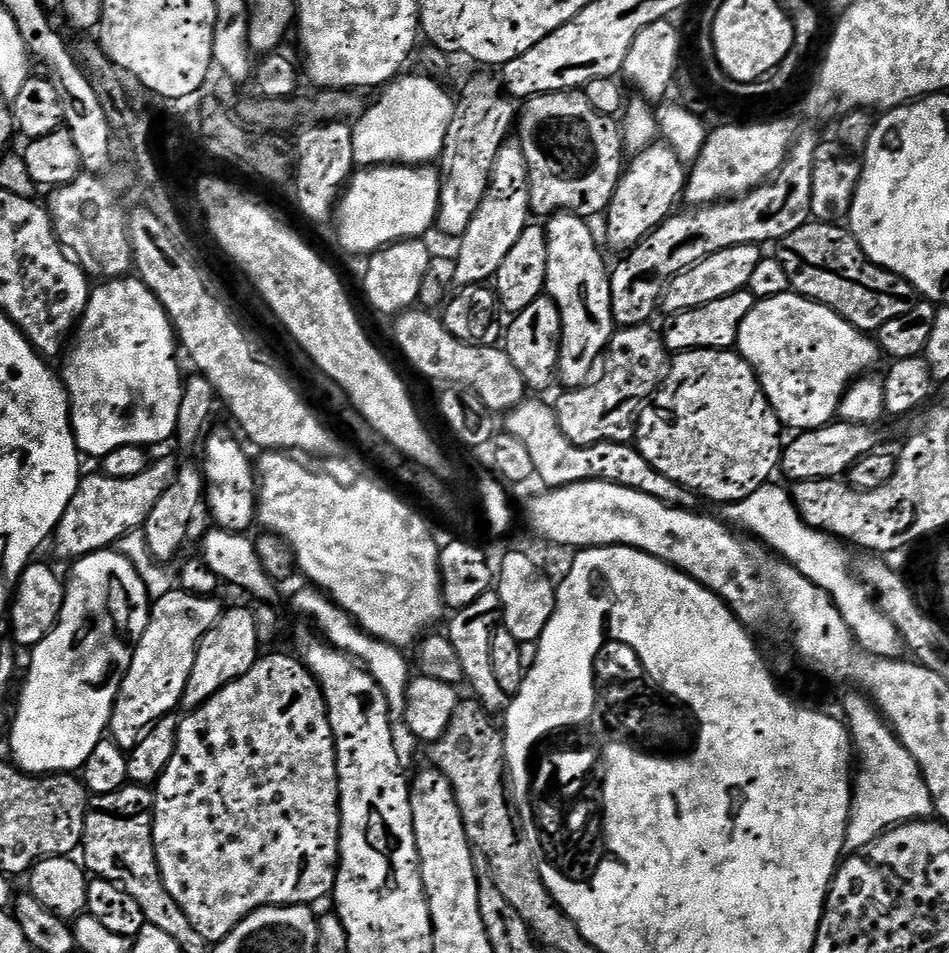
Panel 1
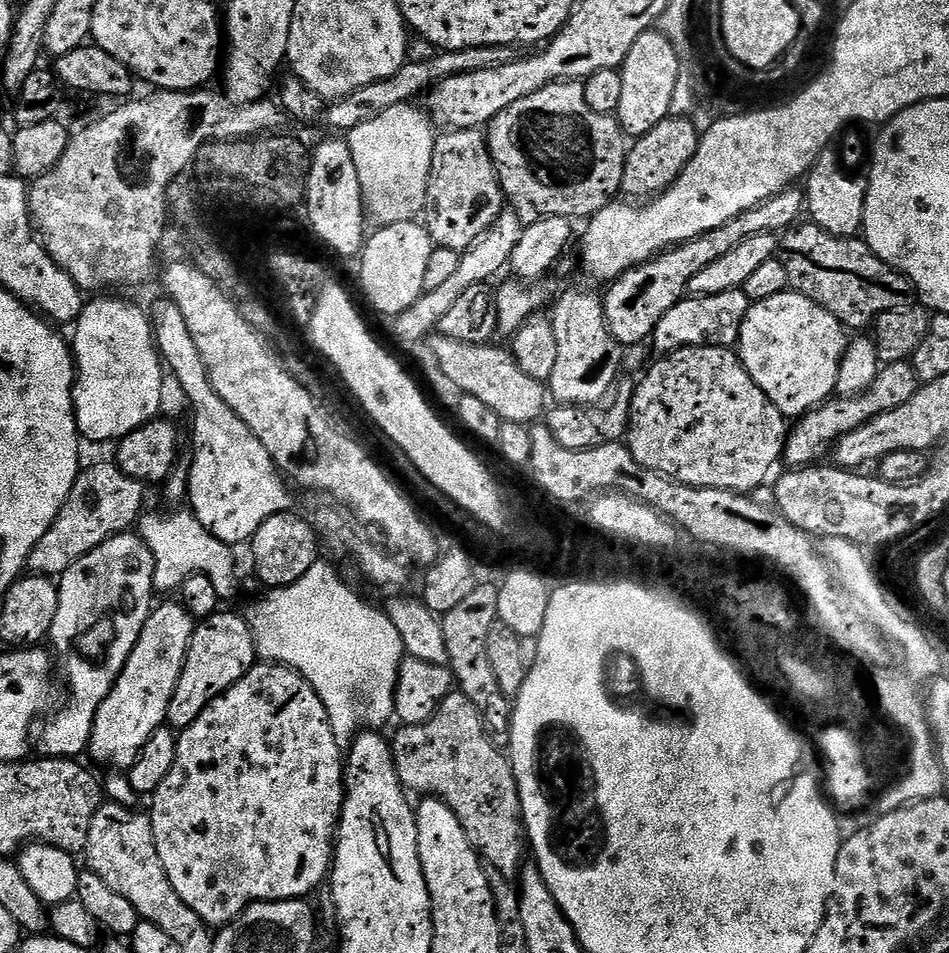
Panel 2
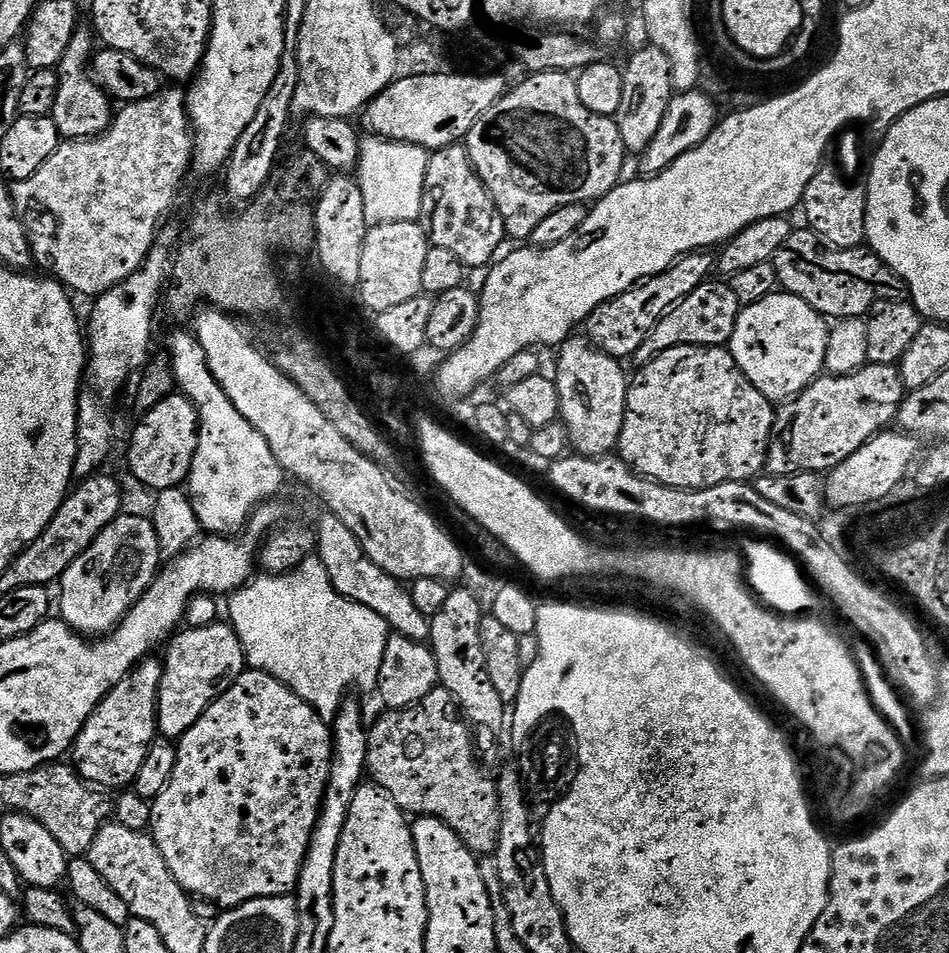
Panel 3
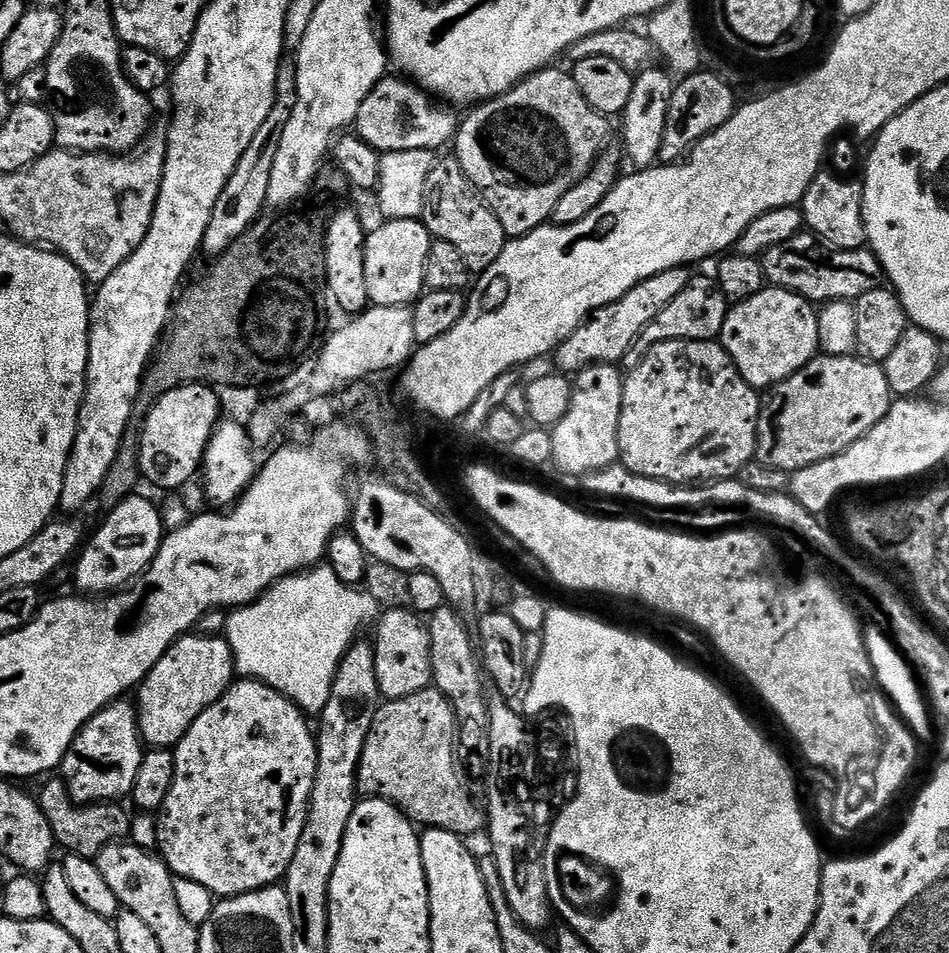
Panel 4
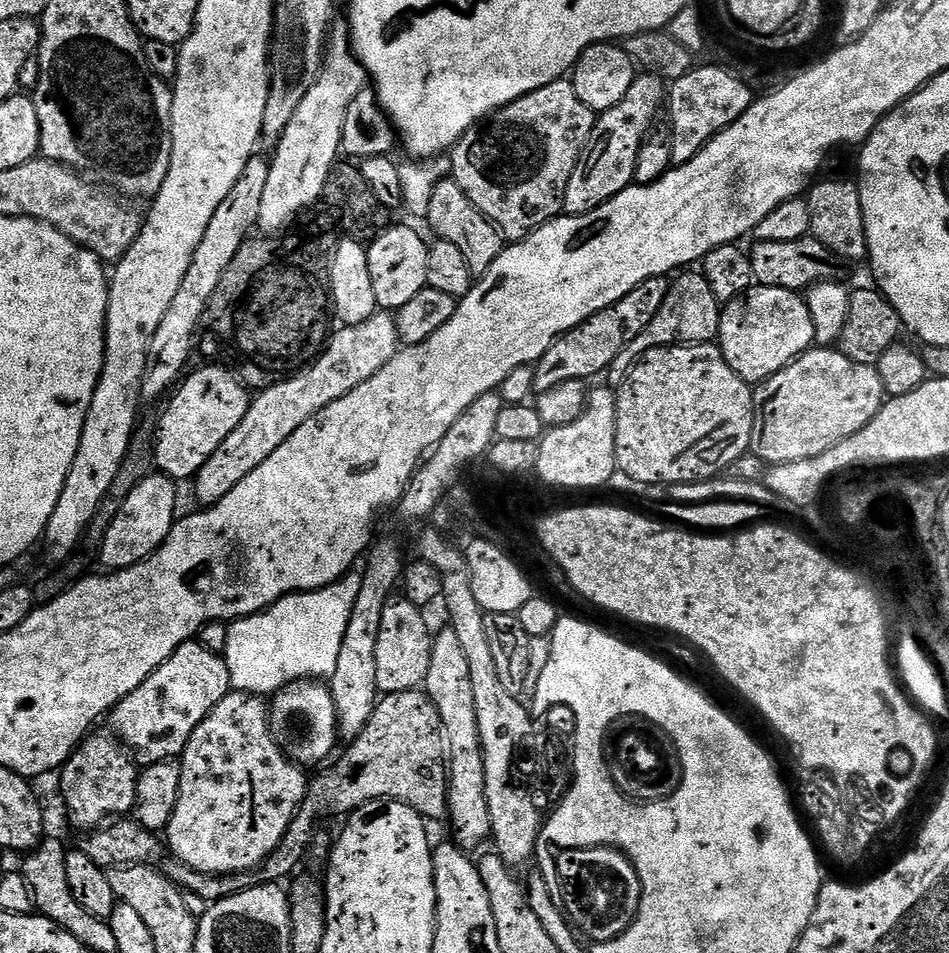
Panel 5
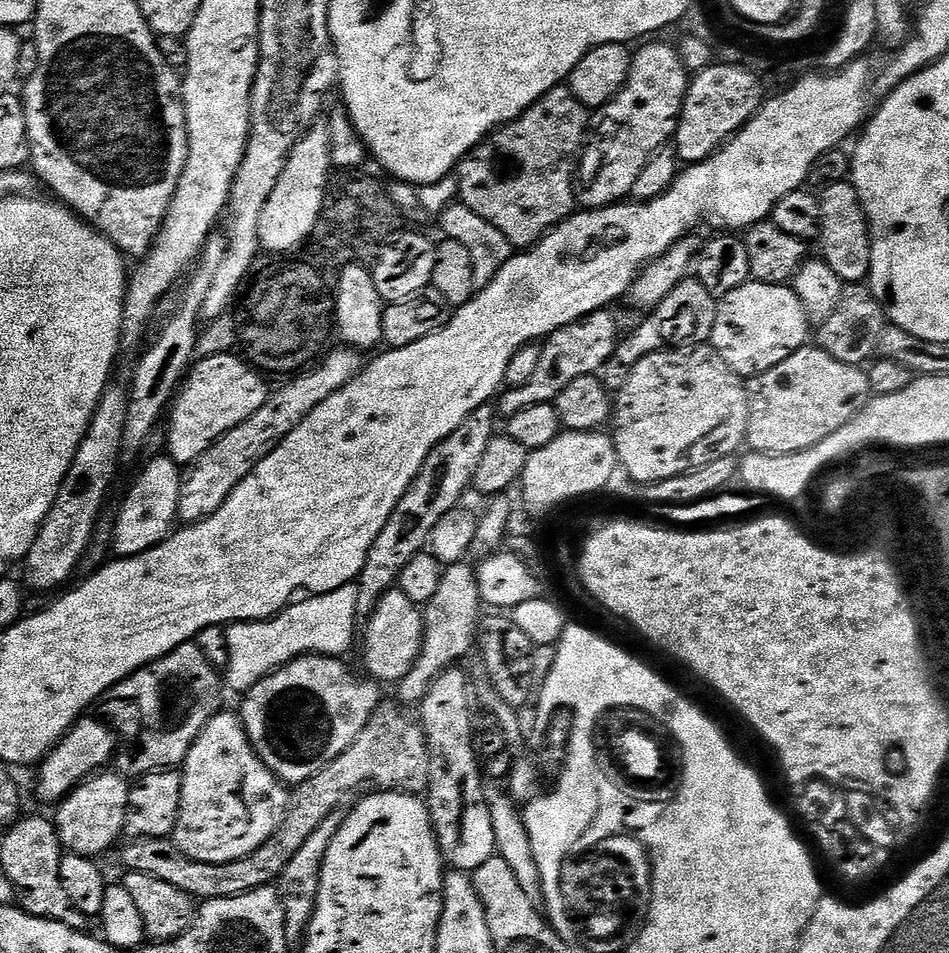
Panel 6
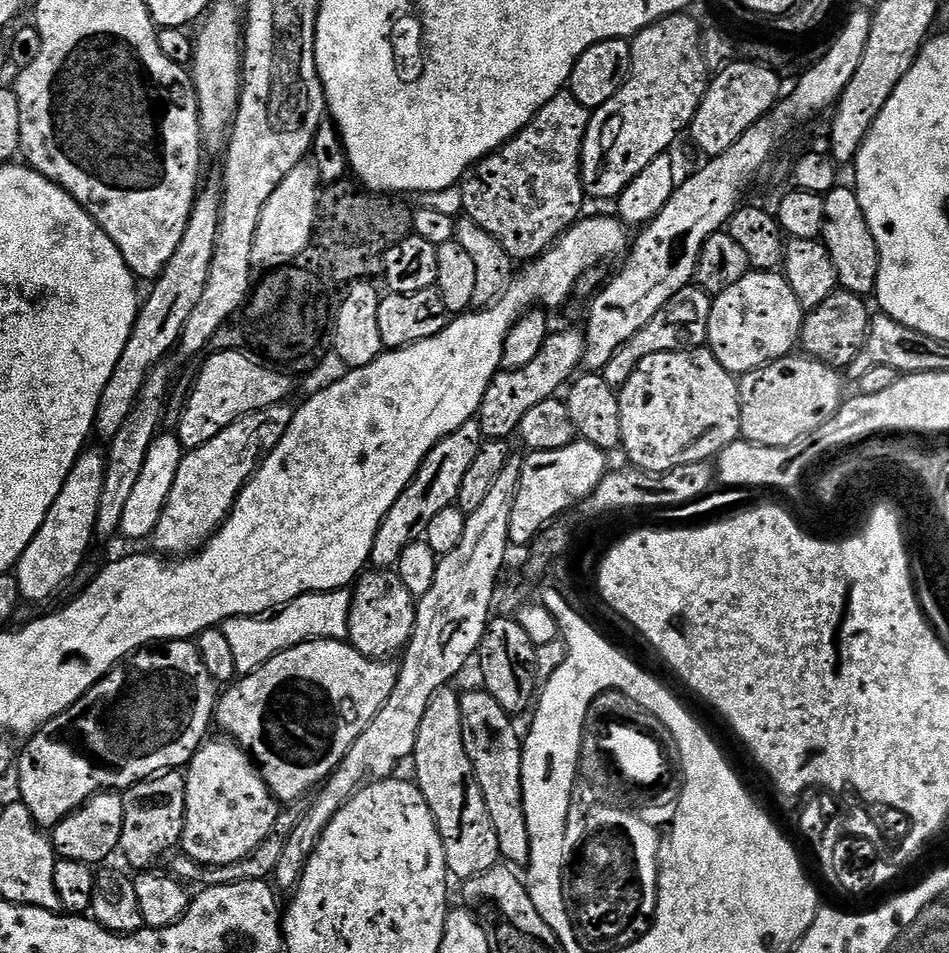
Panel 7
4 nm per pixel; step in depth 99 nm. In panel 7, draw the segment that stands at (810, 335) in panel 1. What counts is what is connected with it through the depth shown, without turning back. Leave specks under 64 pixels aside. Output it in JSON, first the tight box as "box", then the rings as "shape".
{"box":[707,270,806,372],"shape":[[[750,270],[746,278],[730,286],[730,290],[722,290],[722,294],[713,299],[707,347],[728,372],[753,372],[763,364],[782,359],[797,347],[805,315],[806,310],[798,302],[794,290],[790,290],[784,275],[779,271]]]}

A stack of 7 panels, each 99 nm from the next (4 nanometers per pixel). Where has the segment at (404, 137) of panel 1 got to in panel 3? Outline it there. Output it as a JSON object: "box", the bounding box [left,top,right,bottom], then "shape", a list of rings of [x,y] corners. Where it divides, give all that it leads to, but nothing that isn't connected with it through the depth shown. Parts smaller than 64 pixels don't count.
{"box":[358,138,429,228],"shape":[[[368,138],[361,143],[358,183],[369,228],[390,222],[419,221],[429,155],[427,148],[397,140]]]}

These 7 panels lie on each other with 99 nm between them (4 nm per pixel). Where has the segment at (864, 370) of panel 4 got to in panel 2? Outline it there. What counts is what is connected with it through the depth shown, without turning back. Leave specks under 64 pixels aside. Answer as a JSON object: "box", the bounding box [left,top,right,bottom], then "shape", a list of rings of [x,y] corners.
{"box":[783,360,920,469],"shape":[[[903,360],[883,365],[876,380],[872,383],[872,387],[866,389],[861,396],[836,396],[826,403],[818,405],[814,411],[799,417],[791,425],[788,439],[784,441],[783,463],[789,469],[793,469],[807,468],[823,461],[820,459],[827,452],[829,455],[830,449],[836,441],[842,439],[846,434],[850,434],[850,430],[858,430],[858,426],[870,422],[870,418],[874,418],[878,414],[898,410],[898,406],[910,402],[910,398],[914,398],[920,385],[920,380],[914,374],[909,361]]]}

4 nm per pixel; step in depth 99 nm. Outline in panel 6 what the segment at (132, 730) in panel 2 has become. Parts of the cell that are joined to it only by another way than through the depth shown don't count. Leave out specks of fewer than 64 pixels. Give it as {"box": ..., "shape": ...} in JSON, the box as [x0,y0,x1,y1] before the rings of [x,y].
{"box":[54,770,129,858],"shape":[[[101,770],[72,789],[59,801],[57,808],[60,809],[54,815],[56,833],[61,845],[68,852],[93,858],[100,858],[103,852],[110,851],[112,847],[115,849],[124,836],[129,787],[129,781],[121,773]]]}

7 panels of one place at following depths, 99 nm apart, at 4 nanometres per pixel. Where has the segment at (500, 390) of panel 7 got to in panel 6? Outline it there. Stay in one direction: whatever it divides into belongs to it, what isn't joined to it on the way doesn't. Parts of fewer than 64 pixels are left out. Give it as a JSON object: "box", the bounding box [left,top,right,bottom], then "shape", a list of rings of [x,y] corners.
{"box":[499,310,621,418],"shape":[[[612,310],[592,312],[582,320],[575,320],[573,324],[555,328],[543,341],[542,359],[538,362],[538,370],[534,370],[530,382],[517,388],[508,388],[499,397],[499,415],[507,418],[518,414],[518,410],[526,410],[526,406],[553,403],[556,396],[562,394],[566,386],[570,386],[570,382],[597,375],[603,369],[606,358],[614,354],[621,339],[620,320]]]}

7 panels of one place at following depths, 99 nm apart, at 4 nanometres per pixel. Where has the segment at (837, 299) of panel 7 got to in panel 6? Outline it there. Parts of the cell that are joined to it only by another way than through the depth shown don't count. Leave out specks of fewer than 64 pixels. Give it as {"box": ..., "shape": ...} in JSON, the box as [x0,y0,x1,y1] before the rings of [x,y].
{"box":[814,282,889,366],"shape":[[[864,282],[850,284],[840,295],[838,306],[834,306],[834,314],[830,314],[830,318],[826,318],[826,322],[818,326],[817,332],[820,333],[817,336],[815,333],[814,340],[823,352],[830,354],[830,358],[864,366],[877,355],[880,342],[884,339],[884,329],[889,327],[889,324],[886,309],[880,299],[872,293],[871,287]]]}

